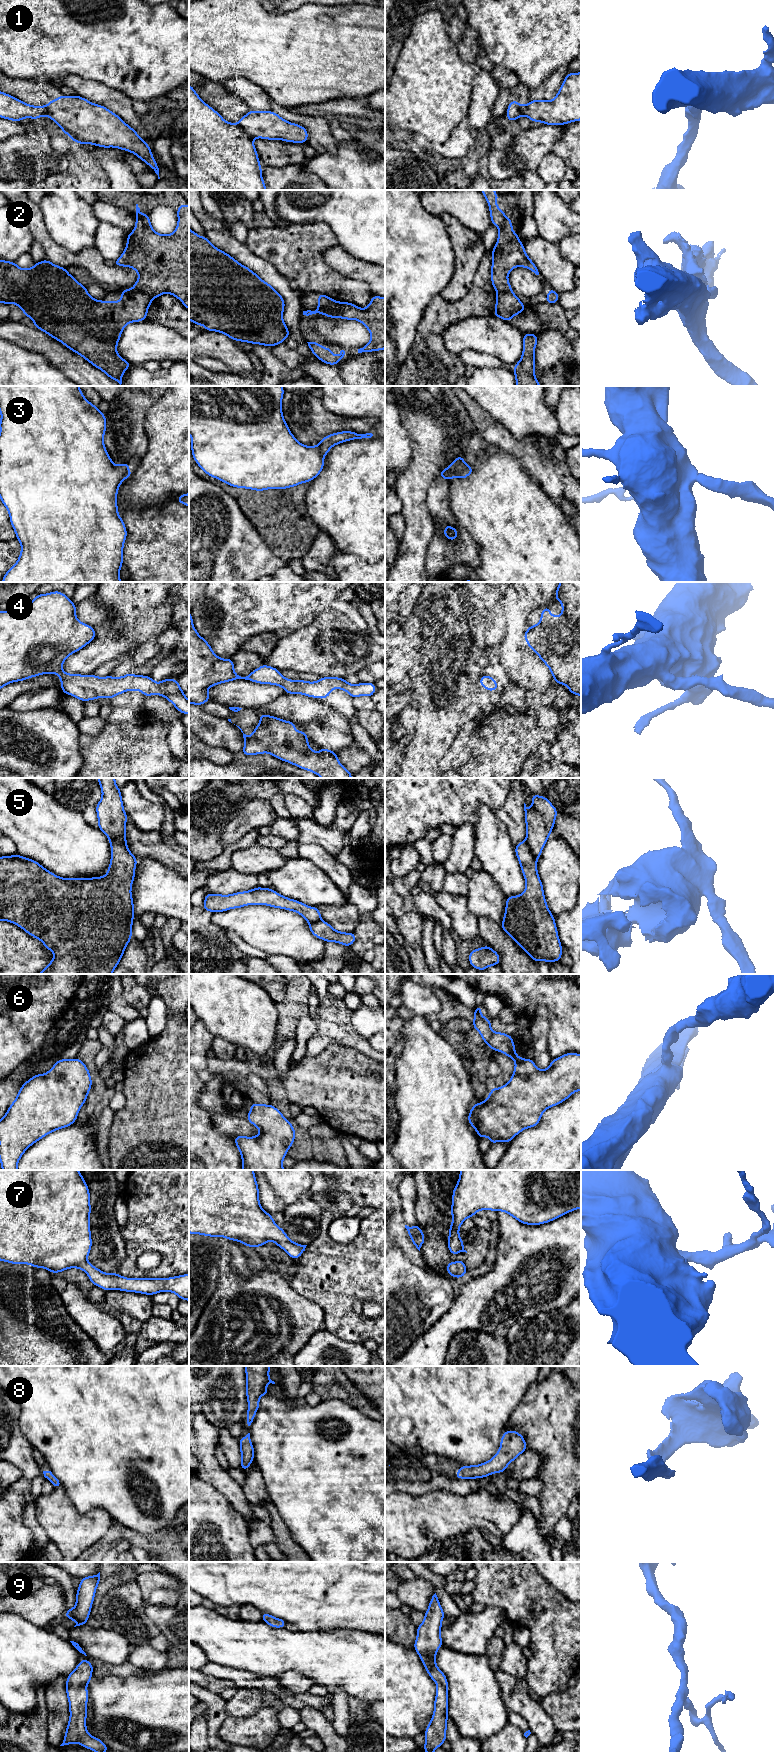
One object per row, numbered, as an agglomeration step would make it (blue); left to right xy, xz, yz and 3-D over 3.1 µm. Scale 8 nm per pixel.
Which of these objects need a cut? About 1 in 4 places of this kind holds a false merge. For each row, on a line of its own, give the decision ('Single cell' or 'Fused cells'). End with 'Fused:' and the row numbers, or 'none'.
1: Fused cells
2: Fused cells
3: Fused cells
4: Single cell
5: Fused cells
6: Single cell
7: Single cell
8: Single cell
9: Single cell
Fused: 1, 2, 3, 5

